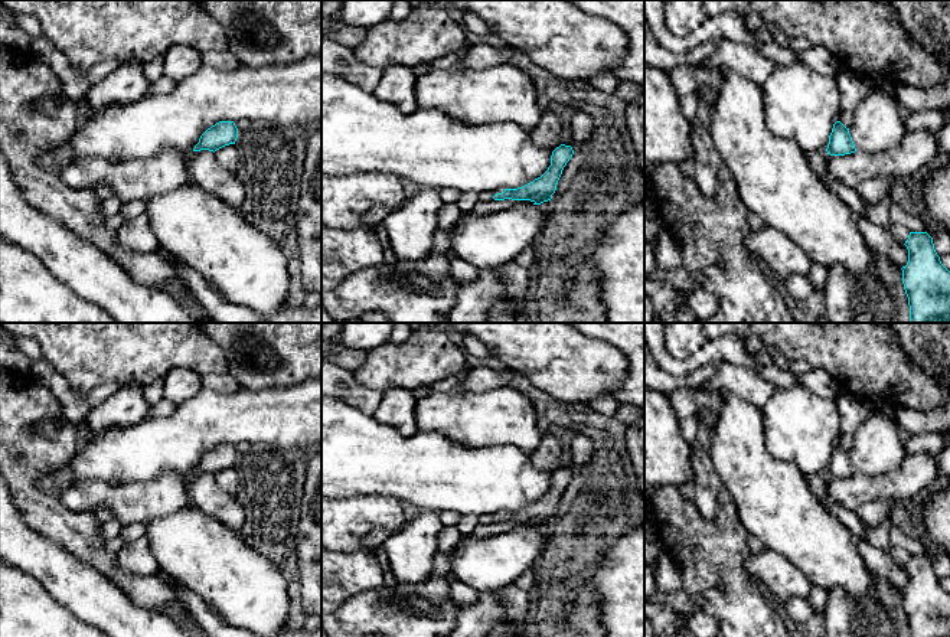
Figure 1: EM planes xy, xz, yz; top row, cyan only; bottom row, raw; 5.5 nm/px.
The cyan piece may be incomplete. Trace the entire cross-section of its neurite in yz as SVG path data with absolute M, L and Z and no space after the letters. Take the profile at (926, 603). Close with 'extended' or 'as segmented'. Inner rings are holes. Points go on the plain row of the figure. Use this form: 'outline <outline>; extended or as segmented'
outline M910 555L902 607L910 637L950 637L950 594L941 587L927 555Z; as segmented

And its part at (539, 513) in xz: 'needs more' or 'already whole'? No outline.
needs more

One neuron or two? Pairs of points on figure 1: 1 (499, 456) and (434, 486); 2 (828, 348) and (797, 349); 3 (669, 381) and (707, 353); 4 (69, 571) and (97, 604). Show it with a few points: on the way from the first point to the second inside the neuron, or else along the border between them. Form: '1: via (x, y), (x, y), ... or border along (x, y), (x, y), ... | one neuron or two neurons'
1: via (483, 471), (476, 479), (450, 479) | one neuron
2: via (820, 348), (805, 348) | one neuron
3: border along (659, 365), (681, 378) | two neurons
4: via (72, 580), (88, 595) | one neuron

